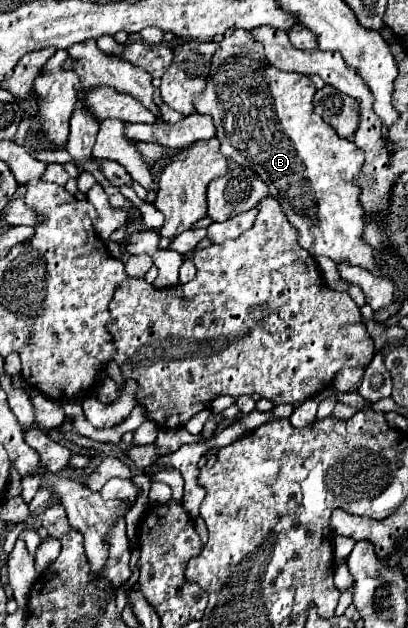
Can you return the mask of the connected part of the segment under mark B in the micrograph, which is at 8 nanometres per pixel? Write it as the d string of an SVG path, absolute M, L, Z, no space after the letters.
M233 28L225 32L225 38L213 54L207 86L193 100L193 106L197 114L213 118L221 152L235 164L251 168L257 176L261 176L269 188L269 196L281 204L287 220L299 232L301 248L315 258L327 256L333 262L351 260L351 264L363 266L377 276L387 276L387 270L383 270L375 260L371 246L361 240L365 220L361 204L357 204L357 186L353 184L353 176L361 170L363 152L351 140L333 134L333 128L329 128L321 116L313 112L315 92L317 88L311 84L309 76L277 70L265 60L263 46L249 32Z

